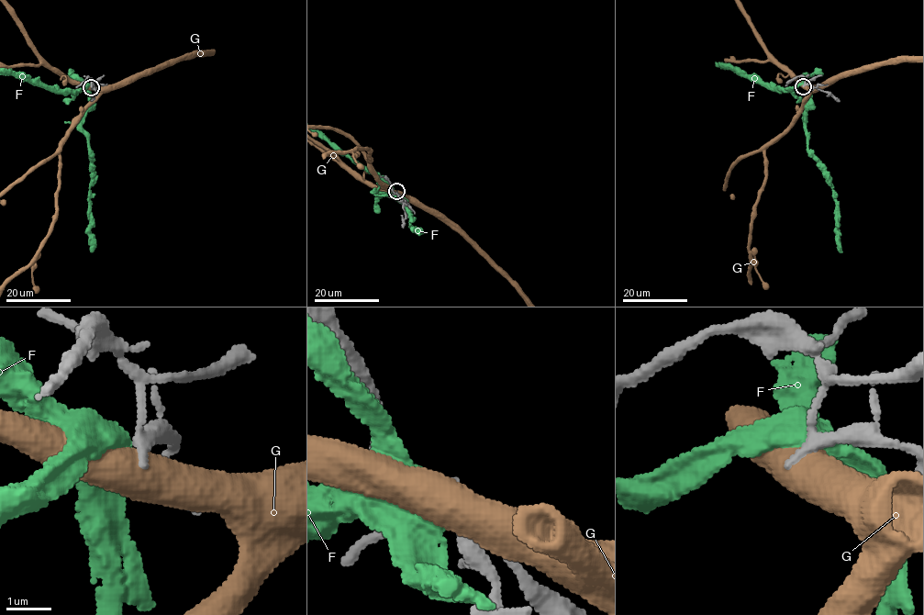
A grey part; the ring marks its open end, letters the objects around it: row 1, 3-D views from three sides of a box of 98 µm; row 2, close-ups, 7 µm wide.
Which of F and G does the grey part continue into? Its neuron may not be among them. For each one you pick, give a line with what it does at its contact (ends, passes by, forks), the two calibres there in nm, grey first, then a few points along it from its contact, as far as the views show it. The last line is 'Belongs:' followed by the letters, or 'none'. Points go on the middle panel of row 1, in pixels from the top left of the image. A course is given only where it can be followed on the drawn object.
Belongs: none

